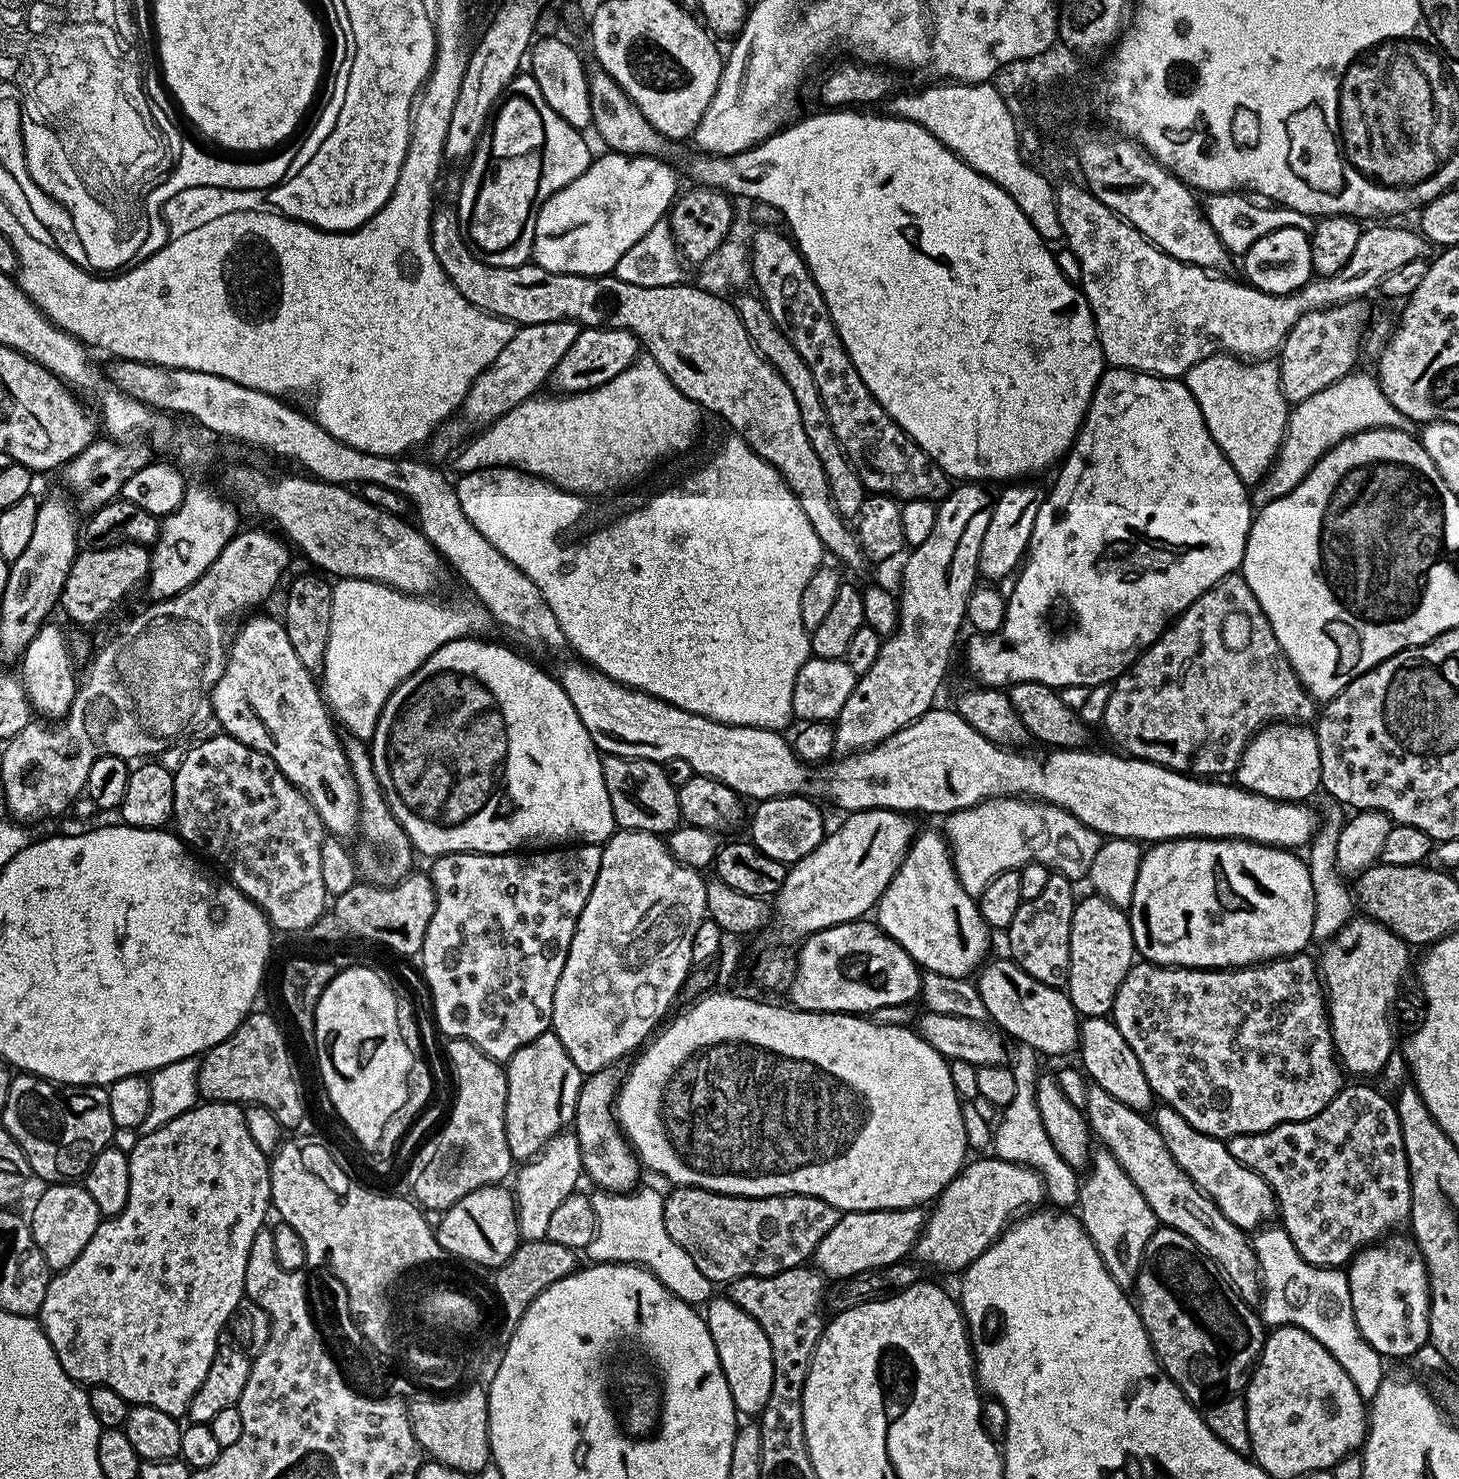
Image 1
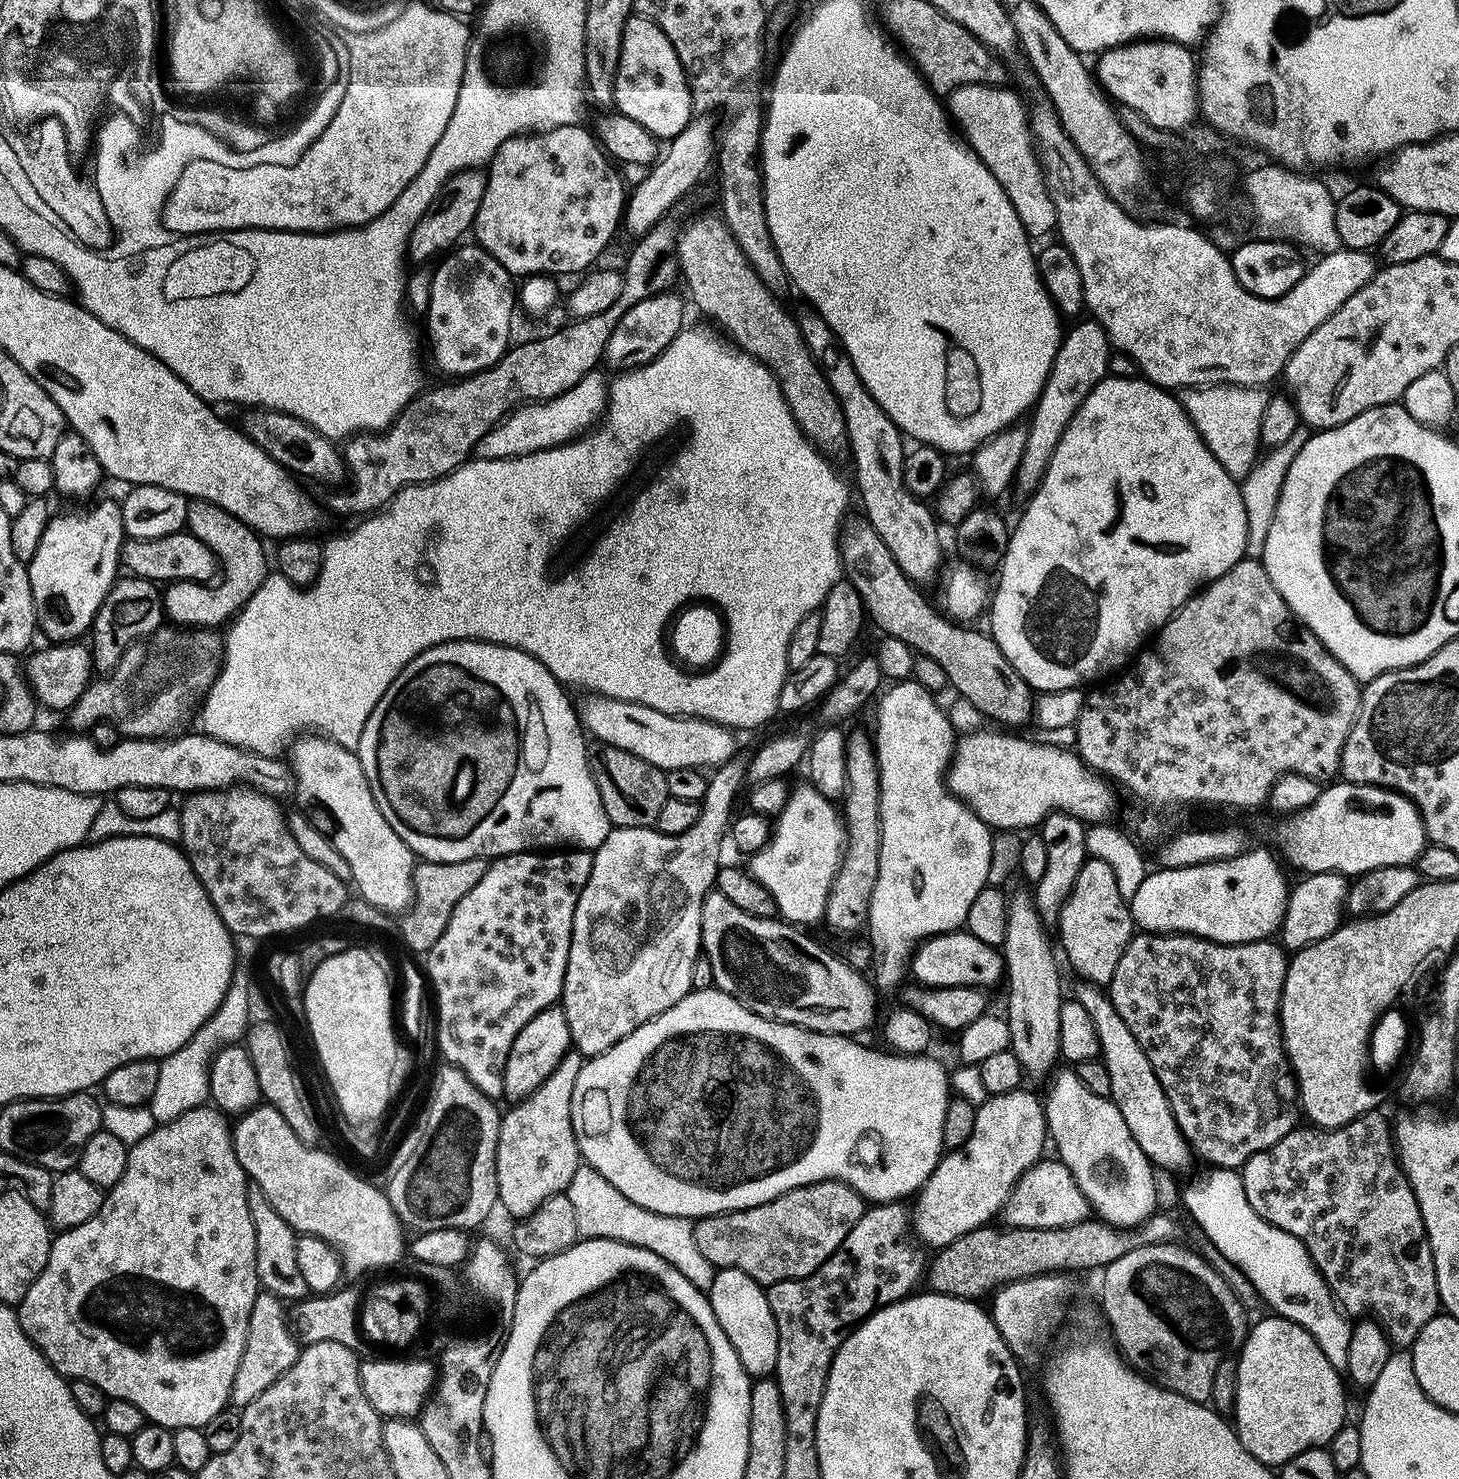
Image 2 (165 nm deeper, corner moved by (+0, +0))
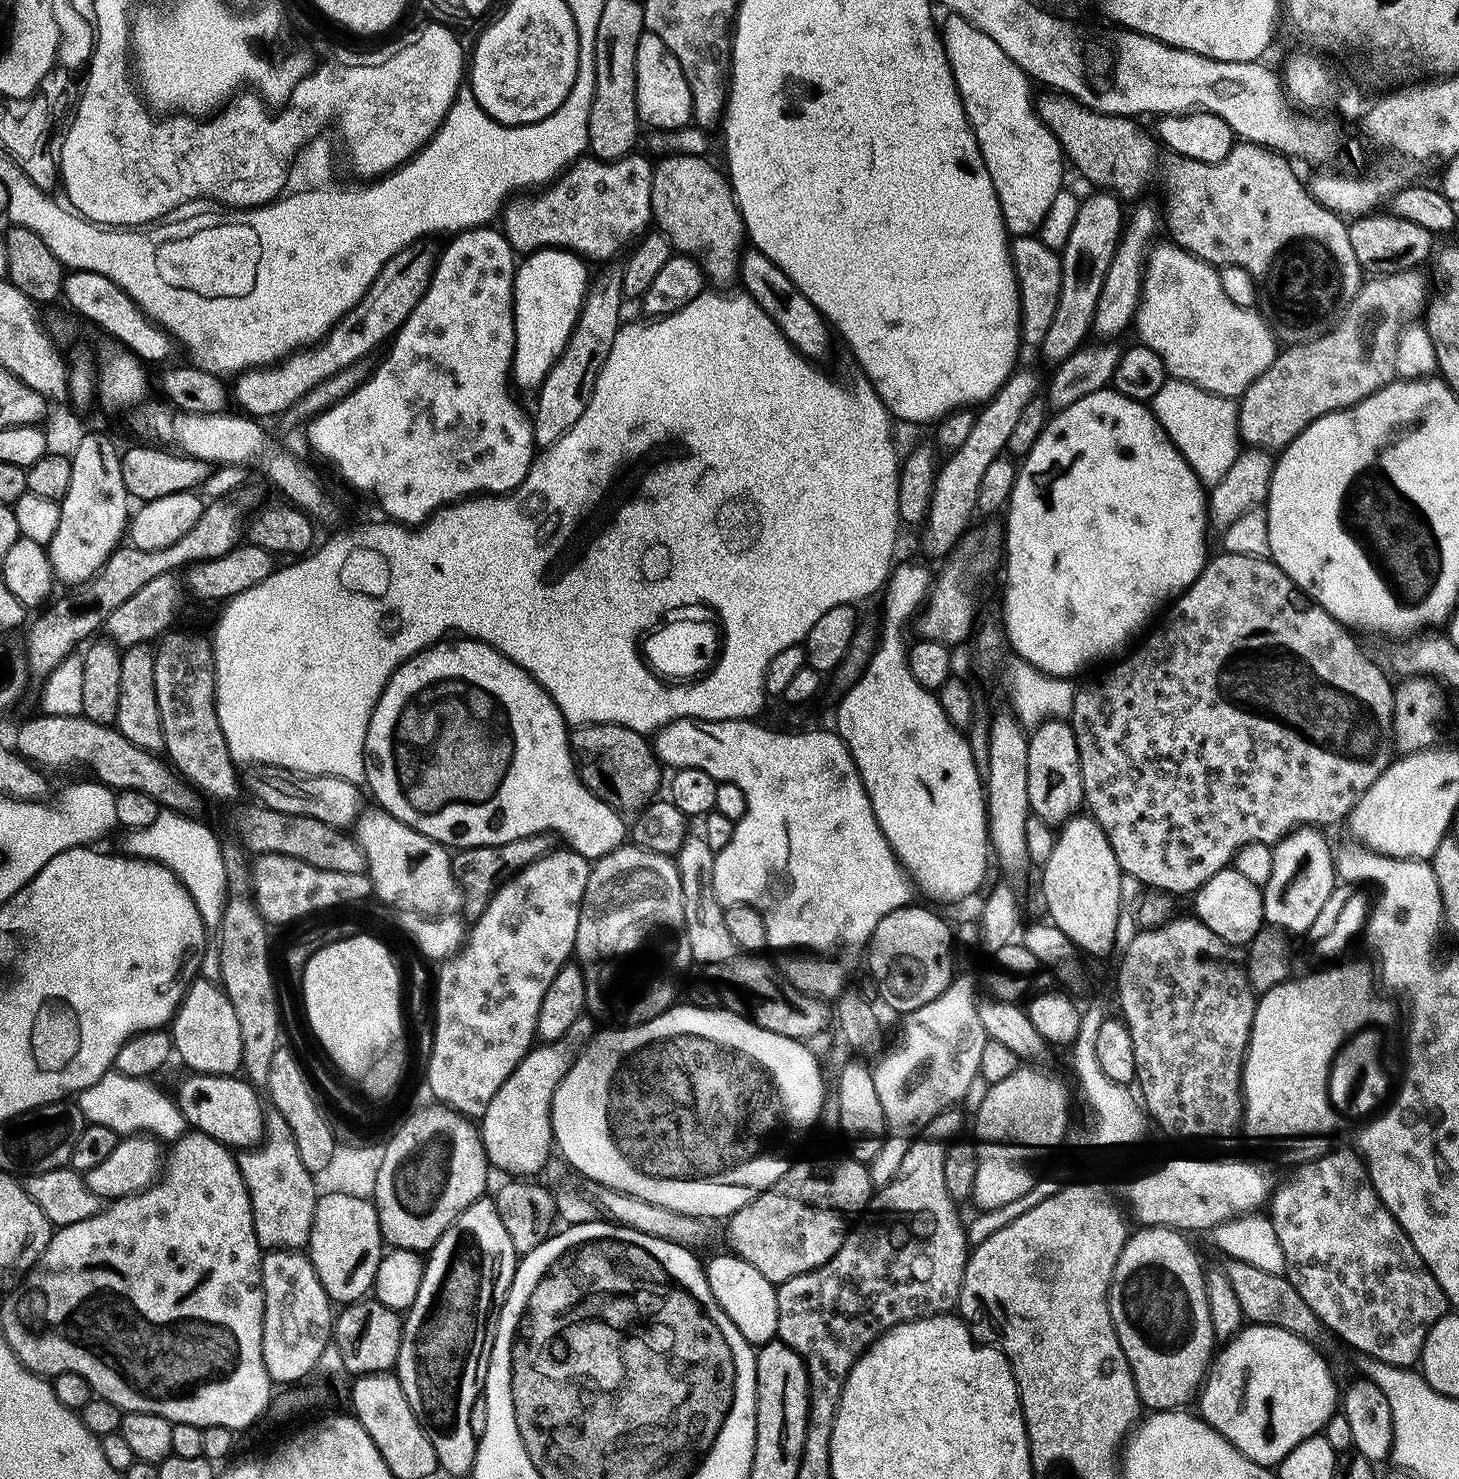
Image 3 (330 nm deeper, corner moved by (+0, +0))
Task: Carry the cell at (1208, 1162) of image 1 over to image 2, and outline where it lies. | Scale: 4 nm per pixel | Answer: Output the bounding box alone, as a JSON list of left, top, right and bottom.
[1074,982,1194,1174]

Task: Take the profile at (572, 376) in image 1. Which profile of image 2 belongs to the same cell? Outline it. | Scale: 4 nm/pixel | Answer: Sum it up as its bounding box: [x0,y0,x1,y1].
[604,290,686,372]

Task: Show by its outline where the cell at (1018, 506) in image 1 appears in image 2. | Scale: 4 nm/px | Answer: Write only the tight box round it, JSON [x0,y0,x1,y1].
[1014,318,1114,495]

